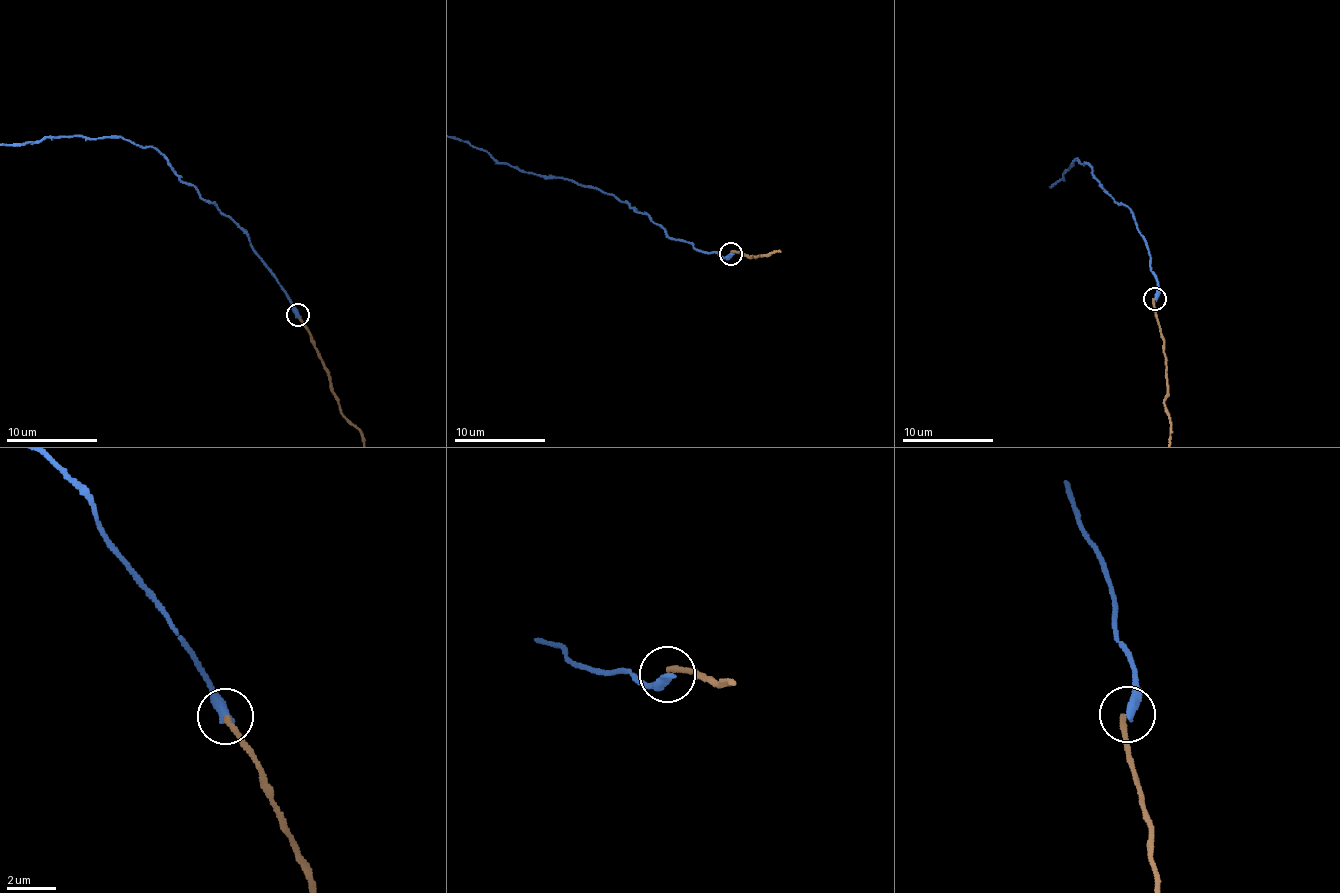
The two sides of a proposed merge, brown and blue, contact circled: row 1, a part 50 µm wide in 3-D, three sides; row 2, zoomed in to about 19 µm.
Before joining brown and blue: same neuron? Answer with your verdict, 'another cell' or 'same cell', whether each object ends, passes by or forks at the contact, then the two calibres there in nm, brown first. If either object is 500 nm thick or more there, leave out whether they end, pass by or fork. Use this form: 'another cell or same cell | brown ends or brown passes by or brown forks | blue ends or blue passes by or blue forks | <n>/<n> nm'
another cell | brown ends | blue ends | 200/400 nm

